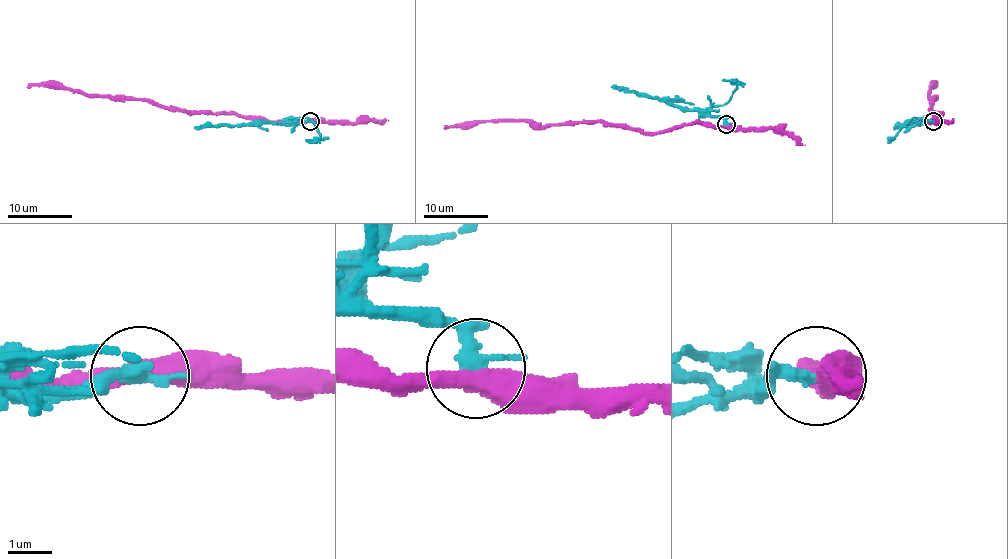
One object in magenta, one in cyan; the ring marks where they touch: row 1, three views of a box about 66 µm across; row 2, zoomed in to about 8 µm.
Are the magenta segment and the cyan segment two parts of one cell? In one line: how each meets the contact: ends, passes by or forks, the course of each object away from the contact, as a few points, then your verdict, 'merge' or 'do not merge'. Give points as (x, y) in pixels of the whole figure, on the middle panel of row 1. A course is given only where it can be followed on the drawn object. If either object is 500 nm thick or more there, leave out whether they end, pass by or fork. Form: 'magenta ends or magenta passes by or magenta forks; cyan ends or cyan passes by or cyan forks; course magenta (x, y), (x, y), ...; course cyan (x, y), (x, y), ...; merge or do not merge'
magenta passes by; cyan ends; course magenta (726, 125), (681, 123), (652, 133), (600, 122), (532, 126), (522, 120), (501, 120), (443, 128); course cyan (726, 125), (717, 117), (704, 117), (697, 110), (673, 107), (663, 101), (611, 86); do not merge

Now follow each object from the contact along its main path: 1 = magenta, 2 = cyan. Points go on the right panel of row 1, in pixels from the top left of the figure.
1: (933, 121), (941, 115), (930, 110), (930, 103), (935, 99), (929, 95), (930, 89), (937, 87)
2: (933, 121), (916, 121), (894, 128)

